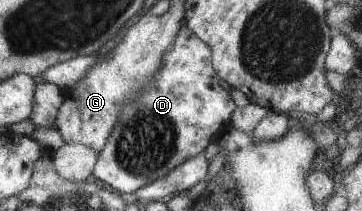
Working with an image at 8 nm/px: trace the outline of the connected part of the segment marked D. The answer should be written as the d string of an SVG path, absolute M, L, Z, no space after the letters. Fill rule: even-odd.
M182 21L183 26L180 28L178 32L177 38L175 39L175 44L173 48L165 53L165 56L162 60L161 68L158 70L157 75L153 78L153 83L151 86L145 90L141 96L132 104L127 104L127 106L122 110L120 119L116 124L116 127L113 129L113 132L110 134L109 140L106 142L106 145L102 148L102 151L99 153L96 165L94 166L91 179L98 179L98 181L102 181L102 183L106 183L106 185L110 185L116 190L118 193L136 193L138 189L152 183L154 180L165 176L170 170L173 170L177 165L196 157L198 154L202 154L209 141L214 139L214 135L224 127L224 125L228 125L231 119L232 112L236 107L234 101L232 100L232 96L230 95L230 91L224 89L224 87L220 86L219 77L217 76L216 70L212 65L211 60L211 49L209 45L206 45L206 42L203 42L201 39L198 39L185 26L184 21Z

